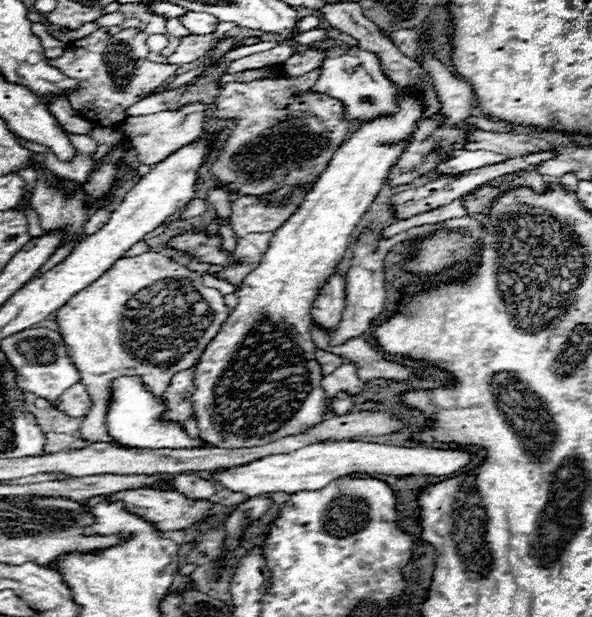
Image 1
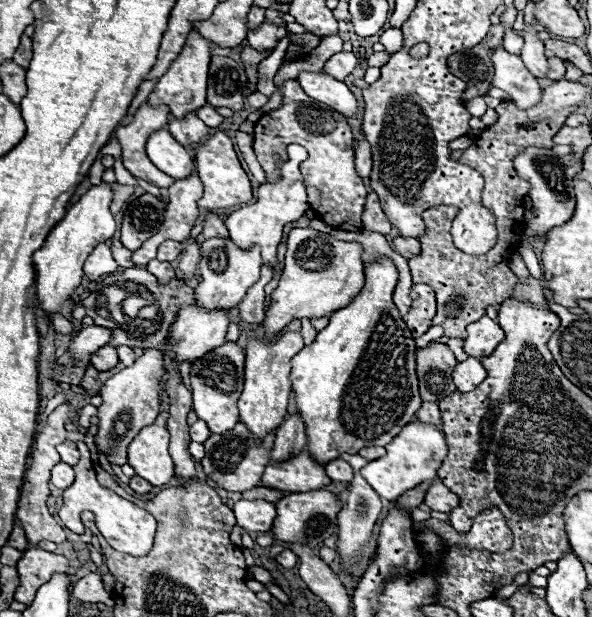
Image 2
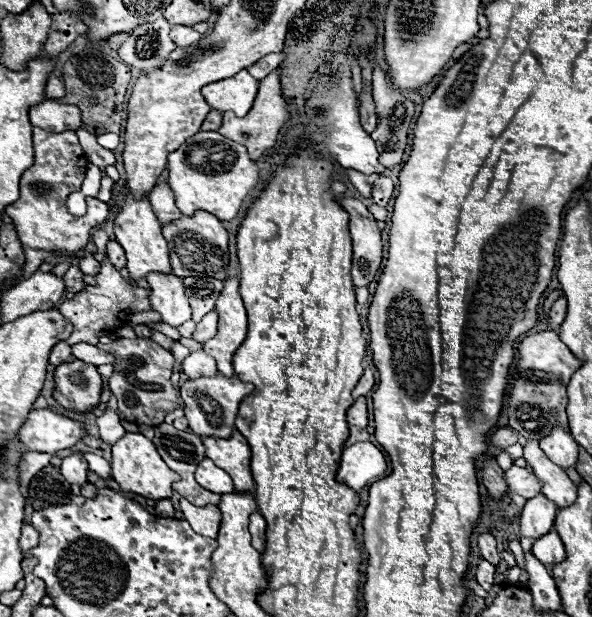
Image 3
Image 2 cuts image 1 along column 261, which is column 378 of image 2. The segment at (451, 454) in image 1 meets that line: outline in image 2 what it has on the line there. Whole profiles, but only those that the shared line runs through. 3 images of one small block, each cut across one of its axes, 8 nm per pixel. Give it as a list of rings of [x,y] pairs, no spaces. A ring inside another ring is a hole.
[[[410,422],[402,428],[402,432],[386,444],[386,456],[368,462],[362,468],[362,476],[368,480],[368,484],[378,492],[378,496],[396,502],[406,490],[416,488],[422,482],[436,480],[440,462],[444,462],[444,456],[448,456],[448,444],[444,434],[438,426],[426,424],[426,422]]]

